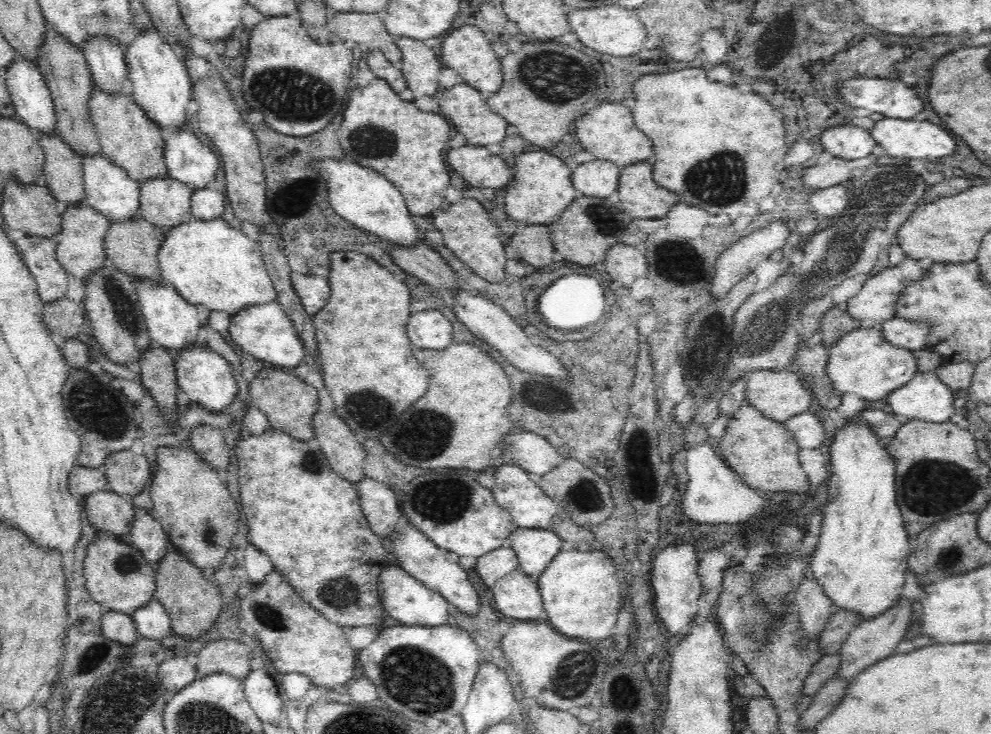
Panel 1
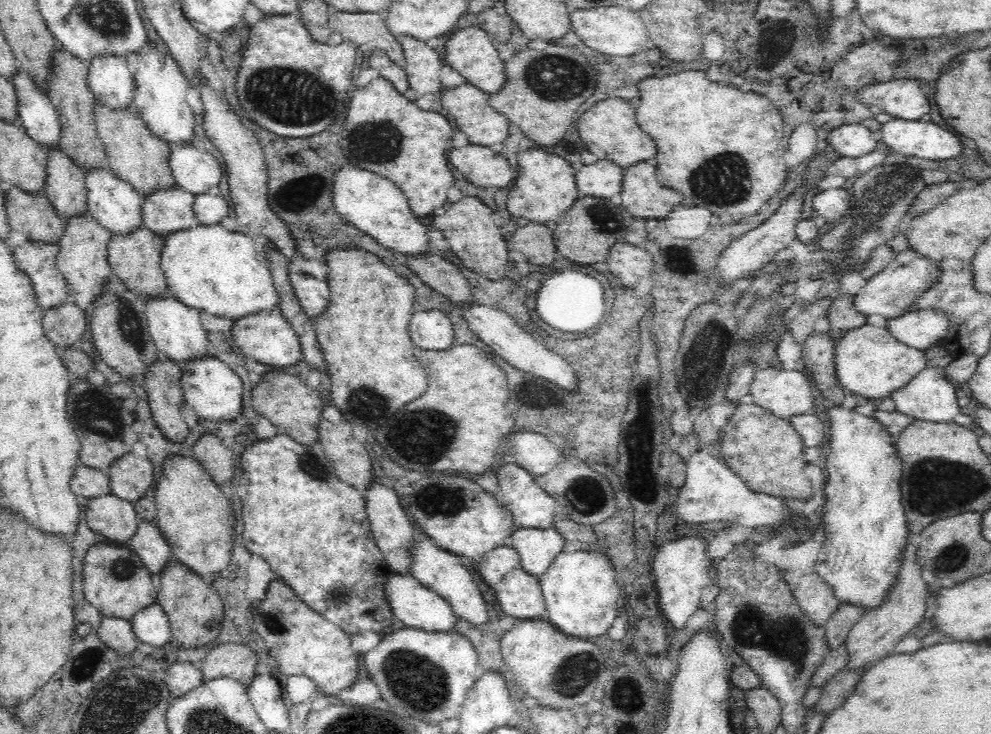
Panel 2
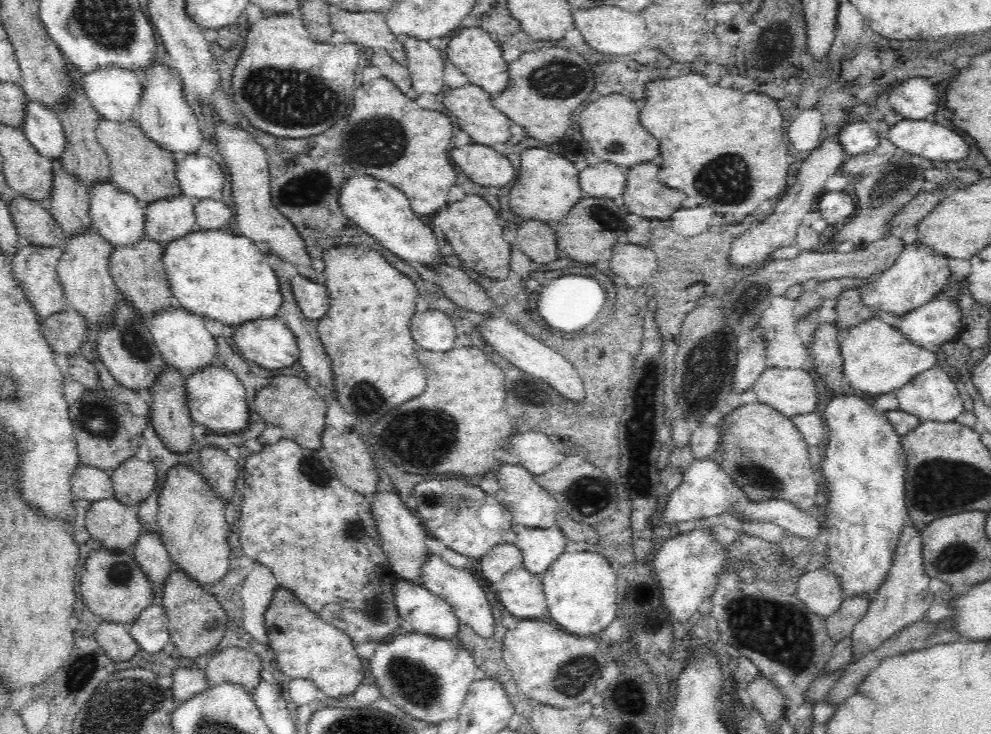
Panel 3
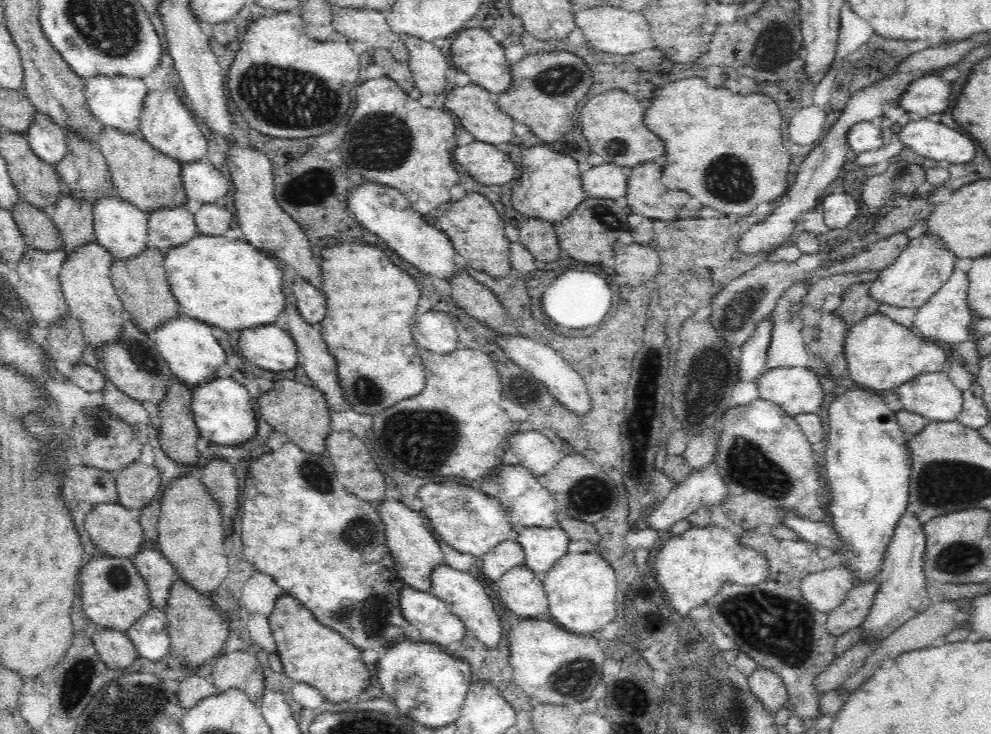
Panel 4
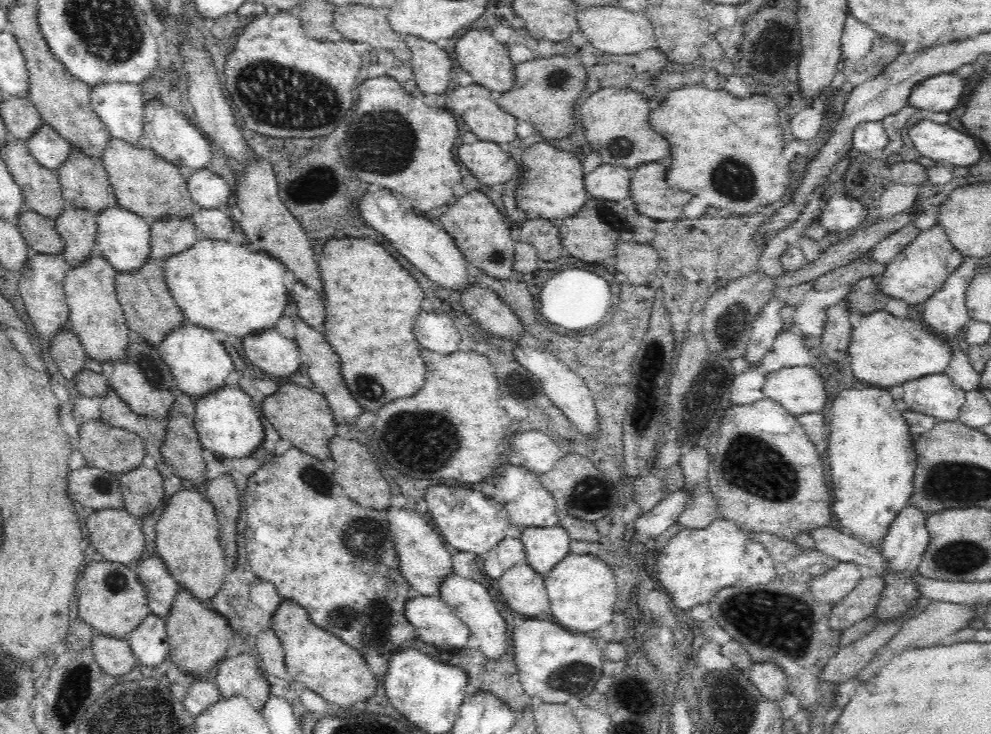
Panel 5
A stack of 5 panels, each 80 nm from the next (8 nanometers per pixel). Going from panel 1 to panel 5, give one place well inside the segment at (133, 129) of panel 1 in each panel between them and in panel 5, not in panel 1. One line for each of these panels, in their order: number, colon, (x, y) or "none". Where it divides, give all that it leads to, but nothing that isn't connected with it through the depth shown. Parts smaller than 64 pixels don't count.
2: (135, 153)
3: (140, 166)
4: (141, 174)
5: (143, 182)

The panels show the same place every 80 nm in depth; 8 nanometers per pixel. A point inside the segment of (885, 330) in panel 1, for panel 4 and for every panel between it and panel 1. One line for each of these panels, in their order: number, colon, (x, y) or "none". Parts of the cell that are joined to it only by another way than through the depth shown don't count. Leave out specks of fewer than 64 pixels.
2: (922, 330)
3: (937, 322)
4: (945, 319)

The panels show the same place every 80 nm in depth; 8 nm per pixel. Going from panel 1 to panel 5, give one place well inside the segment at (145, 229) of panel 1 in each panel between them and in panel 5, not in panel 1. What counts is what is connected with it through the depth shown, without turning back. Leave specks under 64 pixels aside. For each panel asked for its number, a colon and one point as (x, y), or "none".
2: (135, 255)
3: (137, 269)
4: (141, 281)
5: (151, 312)

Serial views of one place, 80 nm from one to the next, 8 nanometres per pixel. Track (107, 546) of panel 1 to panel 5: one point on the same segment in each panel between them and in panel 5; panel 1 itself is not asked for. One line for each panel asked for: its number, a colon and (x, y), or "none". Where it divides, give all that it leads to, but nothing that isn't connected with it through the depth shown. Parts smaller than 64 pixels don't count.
2: (115, 580)
3: (114, 587)
4: (113, 594)
5: (112, 600)

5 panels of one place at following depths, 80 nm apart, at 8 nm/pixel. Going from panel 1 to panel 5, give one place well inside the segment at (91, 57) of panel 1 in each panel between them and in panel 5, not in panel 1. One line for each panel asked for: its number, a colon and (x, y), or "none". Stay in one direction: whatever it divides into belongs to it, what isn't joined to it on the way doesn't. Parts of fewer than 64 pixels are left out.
2: (112, 83)
3: (114, 92)
4: (116, 101)
5: (119, 105)

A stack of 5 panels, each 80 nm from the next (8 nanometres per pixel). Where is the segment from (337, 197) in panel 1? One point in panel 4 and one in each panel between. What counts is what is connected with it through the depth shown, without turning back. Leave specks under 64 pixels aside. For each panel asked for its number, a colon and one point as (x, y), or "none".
2: (376, 205)
3: (379, 208)
4: (386, 212)

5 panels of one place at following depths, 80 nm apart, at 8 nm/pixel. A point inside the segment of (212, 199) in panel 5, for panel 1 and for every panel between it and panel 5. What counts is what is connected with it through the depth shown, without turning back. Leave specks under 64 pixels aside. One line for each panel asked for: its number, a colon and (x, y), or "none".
1: (187, 159)
2: (197, 171)
3: (199, 176)
4: (202, 181)

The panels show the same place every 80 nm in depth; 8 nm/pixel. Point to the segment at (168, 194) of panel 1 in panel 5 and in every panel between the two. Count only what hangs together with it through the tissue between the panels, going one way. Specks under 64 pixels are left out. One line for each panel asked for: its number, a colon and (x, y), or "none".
2: (166, 209)
3: (165, 219)
4: (168, 226)
5: (170, 234)

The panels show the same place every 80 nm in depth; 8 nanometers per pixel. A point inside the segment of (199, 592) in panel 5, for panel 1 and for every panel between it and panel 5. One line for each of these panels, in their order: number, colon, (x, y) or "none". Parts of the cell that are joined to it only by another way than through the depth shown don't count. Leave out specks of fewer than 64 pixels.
1: (200, 517)
2: (196, 518)
3: (192, 518)
4: (191, 536)

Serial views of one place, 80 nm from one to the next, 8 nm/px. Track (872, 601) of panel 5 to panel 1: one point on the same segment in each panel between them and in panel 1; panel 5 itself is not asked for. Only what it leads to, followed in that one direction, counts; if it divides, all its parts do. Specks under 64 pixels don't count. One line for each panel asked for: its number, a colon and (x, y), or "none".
1: (839, 625)
2: (837, 627)
3: (839, 625)
4: (850, 614)

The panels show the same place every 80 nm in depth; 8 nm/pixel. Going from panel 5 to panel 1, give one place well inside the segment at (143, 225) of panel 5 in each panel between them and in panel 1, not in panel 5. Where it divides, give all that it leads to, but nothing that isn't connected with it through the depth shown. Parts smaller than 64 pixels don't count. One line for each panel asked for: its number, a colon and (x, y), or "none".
1: (108, 188)
2: (114, 203)
3: (117, 215)
4: (120, 226)

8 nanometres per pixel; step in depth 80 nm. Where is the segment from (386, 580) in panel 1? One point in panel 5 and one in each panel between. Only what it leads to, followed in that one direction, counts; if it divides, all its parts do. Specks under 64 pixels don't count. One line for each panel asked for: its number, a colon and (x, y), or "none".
2: (411, 602)
3: (427, 613)
4: (431, 616)
5: (435, 622)

